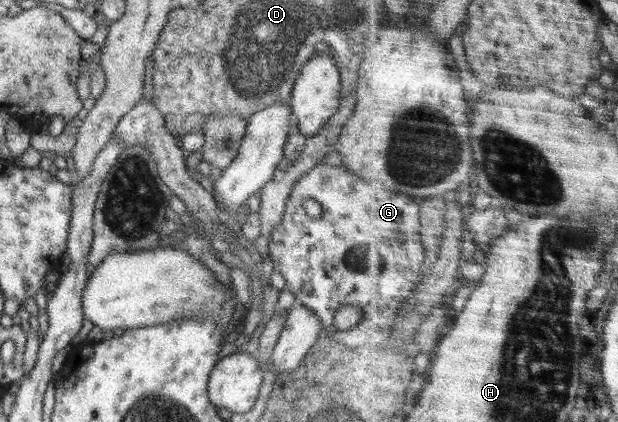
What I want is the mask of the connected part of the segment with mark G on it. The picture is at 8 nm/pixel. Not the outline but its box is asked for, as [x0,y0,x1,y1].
[268,163,426,357]

